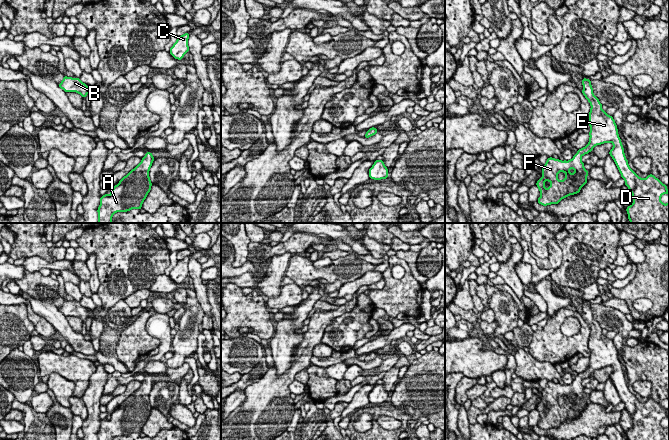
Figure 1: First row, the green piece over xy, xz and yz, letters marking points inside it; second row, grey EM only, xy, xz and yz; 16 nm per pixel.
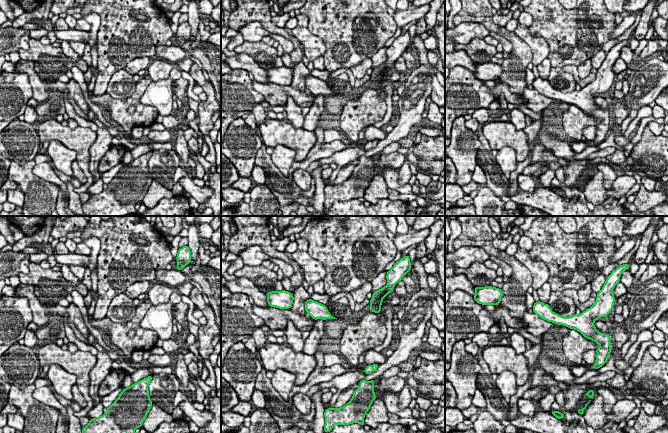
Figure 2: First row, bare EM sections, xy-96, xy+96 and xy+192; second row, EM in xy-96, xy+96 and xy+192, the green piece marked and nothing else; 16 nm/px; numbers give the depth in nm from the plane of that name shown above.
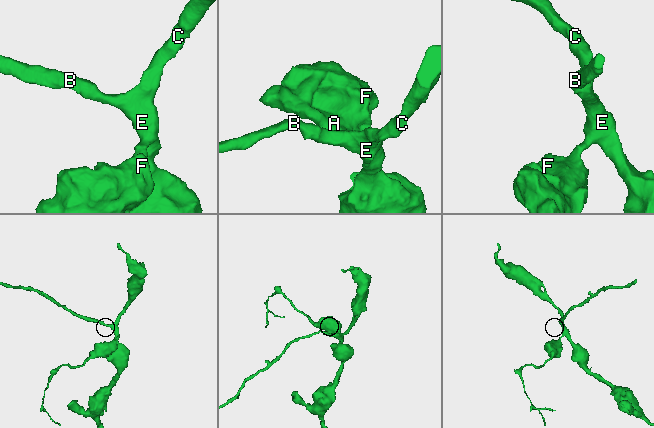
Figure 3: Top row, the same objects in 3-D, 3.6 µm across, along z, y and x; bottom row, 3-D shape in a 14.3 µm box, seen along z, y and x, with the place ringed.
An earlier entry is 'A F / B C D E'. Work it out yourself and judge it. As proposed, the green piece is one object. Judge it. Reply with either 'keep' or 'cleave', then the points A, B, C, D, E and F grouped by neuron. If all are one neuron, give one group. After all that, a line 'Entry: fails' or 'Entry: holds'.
keep | A B C D E F
Entry: fails

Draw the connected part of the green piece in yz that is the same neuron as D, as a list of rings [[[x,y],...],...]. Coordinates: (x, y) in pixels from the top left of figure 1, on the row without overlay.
[[[586,302],[582,304],[582,317],[591,329],[589,367],[578,373],[569,385],[552,381],[547,383],[541,393],[542,401],[536,406],[541,417],[537,426],[543,430],[558,428],[567,420],[579,417],[588,405],[588,395],[581,381],[590,377],[596,369],[611,366],[613,372],[609,379],[633,421],[633,427],[626,432],[628,440],[669,440],[669,427],[661,426],[663,418],[669,419],[667,410],[652,398],[642,403],[629,391],[615,344],[602,334],[602,328],[593,318],[591,305]]]

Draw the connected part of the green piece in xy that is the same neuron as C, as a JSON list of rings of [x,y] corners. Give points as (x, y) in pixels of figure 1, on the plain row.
[[[189,257],[178,260],[176,266],[170,272],[169,277],[178,284],[182,284],[183,280],[189,275],[188,270]]]

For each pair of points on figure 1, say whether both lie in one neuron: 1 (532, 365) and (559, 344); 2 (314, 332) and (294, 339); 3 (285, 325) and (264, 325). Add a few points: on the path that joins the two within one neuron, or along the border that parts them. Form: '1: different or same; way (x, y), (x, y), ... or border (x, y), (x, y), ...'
1: different; border (528, 352), (535, 358), (549, 361), (554, 365)
2: different; border (304, 333), (294, 350), (294, 358)
3: different; border (275, 324), (275, 330), (270, 338)

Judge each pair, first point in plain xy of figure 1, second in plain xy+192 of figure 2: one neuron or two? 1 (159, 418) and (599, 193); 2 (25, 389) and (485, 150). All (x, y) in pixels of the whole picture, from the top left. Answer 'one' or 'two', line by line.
1: one
2: two

